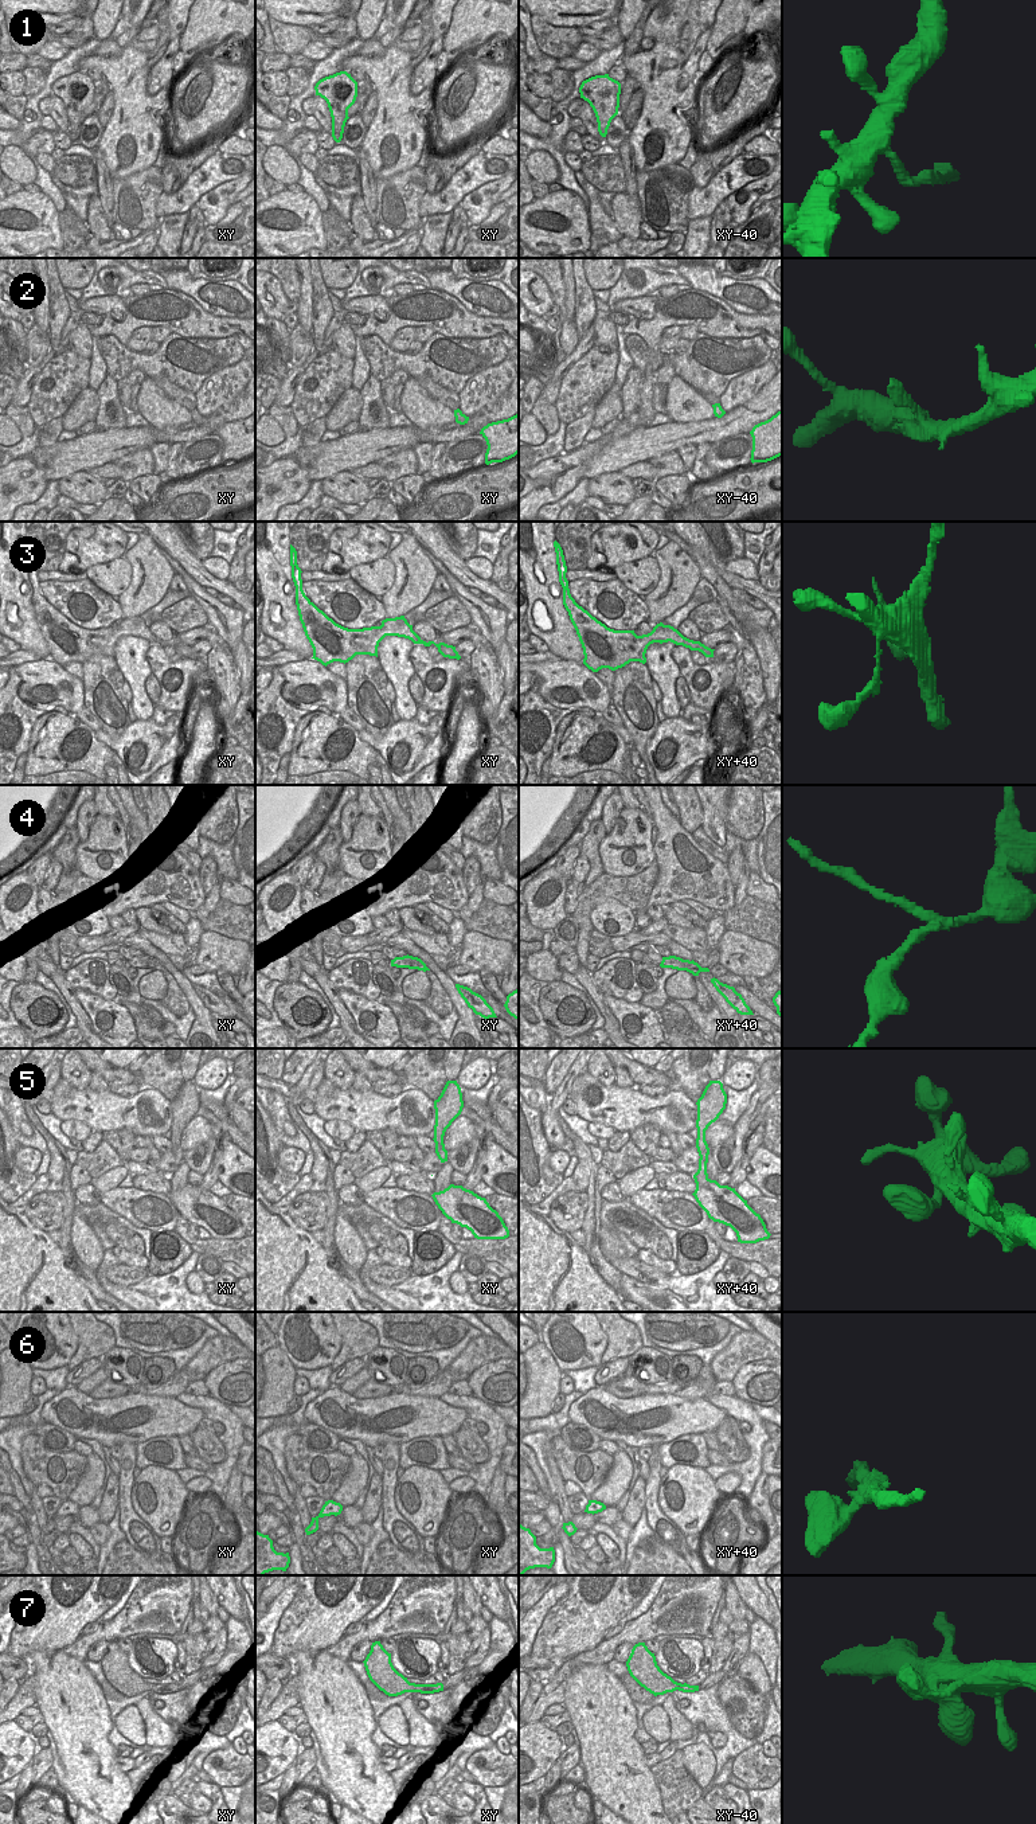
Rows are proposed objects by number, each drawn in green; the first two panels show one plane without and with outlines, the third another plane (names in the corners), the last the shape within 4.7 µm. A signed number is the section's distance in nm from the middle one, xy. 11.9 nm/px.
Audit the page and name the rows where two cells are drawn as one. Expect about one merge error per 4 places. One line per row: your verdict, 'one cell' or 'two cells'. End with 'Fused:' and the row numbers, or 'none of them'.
1: two cells
2: one cell
3: one cell
4: two cells
5: one cell
6: one cell
7: one cell
Fused: 1, 4

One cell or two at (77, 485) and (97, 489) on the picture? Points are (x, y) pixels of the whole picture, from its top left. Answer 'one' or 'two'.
one

